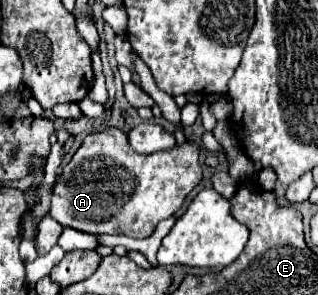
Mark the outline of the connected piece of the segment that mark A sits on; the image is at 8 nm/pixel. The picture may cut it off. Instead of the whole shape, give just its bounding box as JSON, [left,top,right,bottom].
[51,128,201,238]

